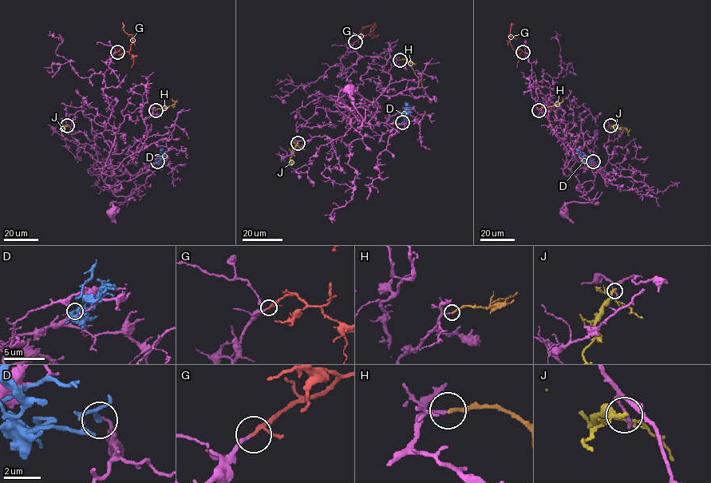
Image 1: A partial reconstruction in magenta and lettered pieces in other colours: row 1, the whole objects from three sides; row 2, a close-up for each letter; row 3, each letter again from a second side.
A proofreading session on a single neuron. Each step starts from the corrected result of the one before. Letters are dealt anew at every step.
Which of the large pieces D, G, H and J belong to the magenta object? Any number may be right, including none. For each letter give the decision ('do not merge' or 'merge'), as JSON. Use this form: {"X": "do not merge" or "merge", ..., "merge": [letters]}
{"D": "do not merge", "G": "merge", "H": "merge", "J": "do not merge", "merge": ["G", "H"]}

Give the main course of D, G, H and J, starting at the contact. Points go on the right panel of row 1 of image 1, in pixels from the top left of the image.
D: (592, 161), (586, 162), (585, 158), (580, 157), (579, 151), (575, 148)
G: (523, 52), (519, 49), (515, 51), (510, 43), (511, 25), (514, 24)
H: (539, 109), (555, 106), (563, 101), (562, 98)
J: (610, 126), (625, 128), (627, 136)

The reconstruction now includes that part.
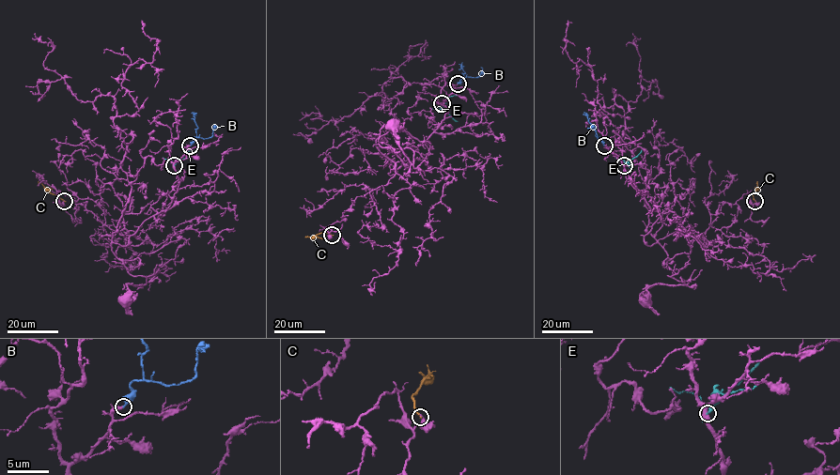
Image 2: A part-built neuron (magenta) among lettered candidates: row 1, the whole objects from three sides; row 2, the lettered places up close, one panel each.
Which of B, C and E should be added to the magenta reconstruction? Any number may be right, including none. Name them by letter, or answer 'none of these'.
B

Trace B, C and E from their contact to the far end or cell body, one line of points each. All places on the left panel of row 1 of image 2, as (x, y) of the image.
B: (191, 145), (194, 137), (209, 138), (213, 128)
C: (64, 201), (38, 181)
E: (174, 165), (190, 149)

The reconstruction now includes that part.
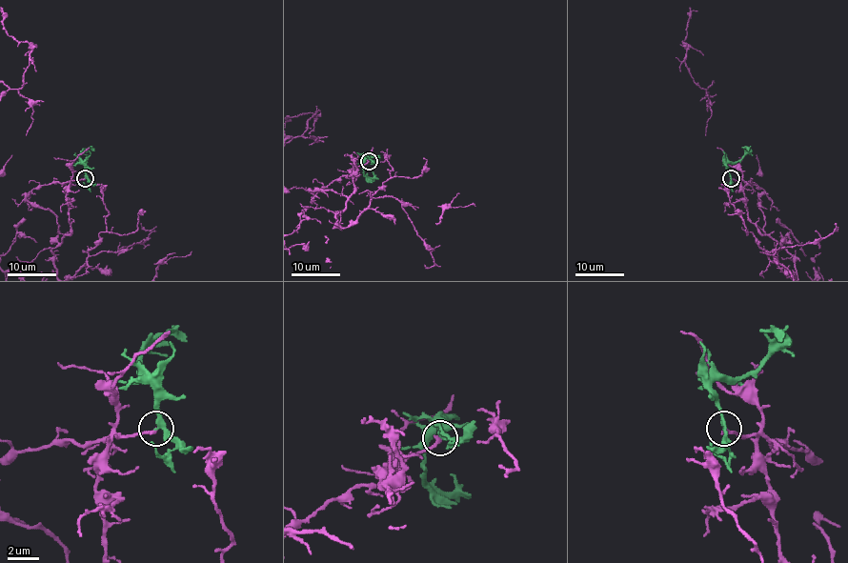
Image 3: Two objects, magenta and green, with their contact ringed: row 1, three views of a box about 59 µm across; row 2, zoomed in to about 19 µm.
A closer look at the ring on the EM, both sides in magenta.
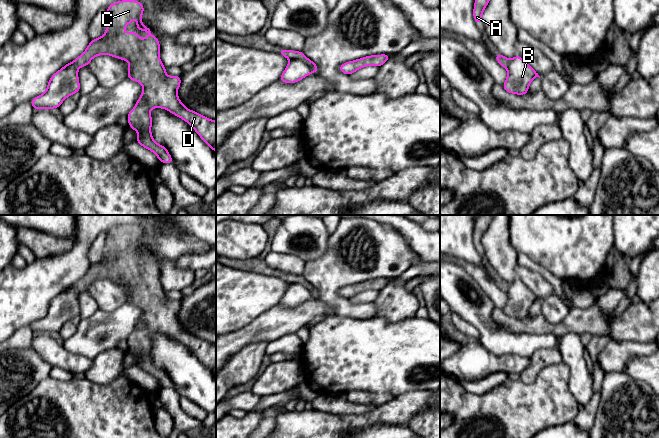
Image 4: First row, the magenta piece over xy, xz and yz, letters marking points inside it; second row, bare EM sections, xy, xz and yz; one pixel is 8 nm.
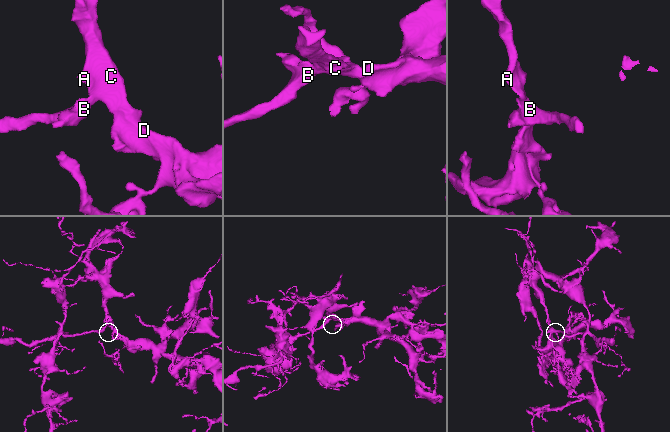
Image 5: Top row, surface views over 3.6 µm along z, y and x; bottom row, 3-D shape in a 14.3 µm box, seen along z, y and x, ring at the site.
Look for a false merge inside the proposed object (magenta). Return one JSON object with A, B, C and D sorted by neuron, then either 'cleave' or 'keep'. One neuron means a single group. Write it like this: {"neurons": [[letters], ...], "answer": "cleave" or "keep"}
{"neurons": [["A", "C", "D"], ["B"]], "answer": "cleave"}

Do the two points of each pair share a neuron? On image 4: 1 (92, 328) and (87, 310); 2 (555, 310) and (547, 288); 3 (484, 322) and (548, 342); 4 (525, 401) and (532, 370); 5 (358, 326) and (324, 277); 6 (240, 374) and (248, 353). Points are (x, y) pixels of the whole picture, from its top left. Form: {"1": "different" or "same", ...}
{"1": "different", "2": "different", "3": "same", "4": "different", "5": "different", "6": "same"}

